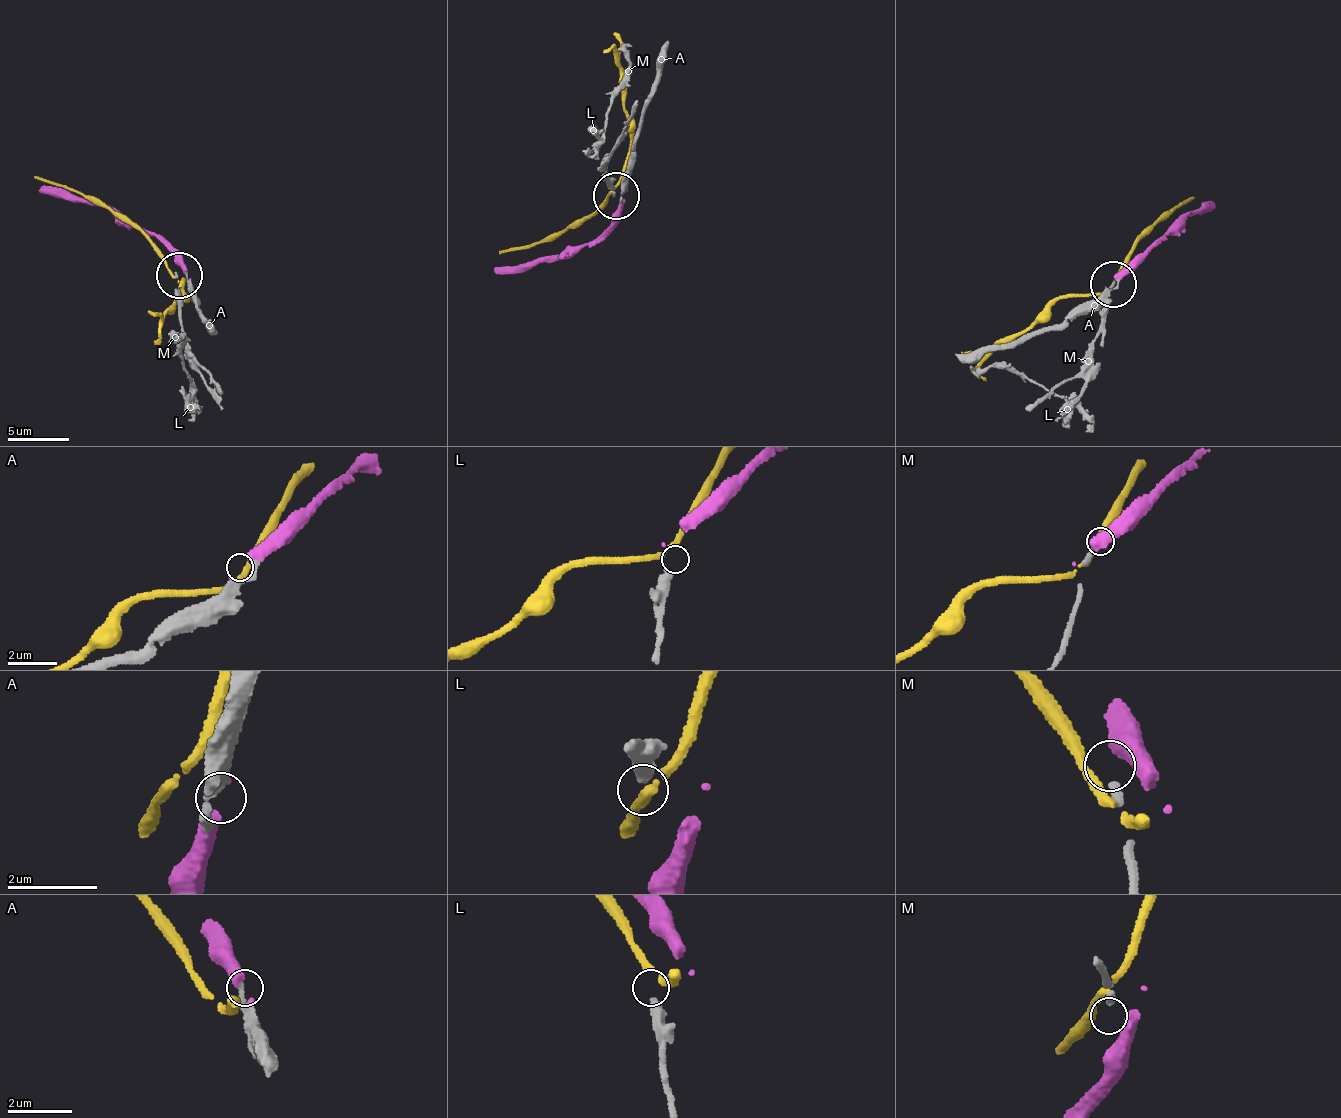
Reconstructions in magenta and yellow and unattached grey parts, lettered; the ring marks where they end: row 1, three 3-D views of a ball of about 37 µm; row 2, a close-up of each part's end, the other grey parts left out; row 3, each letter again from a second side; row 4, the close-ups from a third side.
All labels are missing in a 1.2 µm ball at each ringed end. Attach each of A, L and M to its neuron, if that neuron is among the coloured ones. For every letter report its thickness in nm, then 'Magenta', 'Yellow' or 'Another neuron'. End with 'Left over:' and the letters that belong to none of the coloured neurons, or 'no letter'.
A: Thickness 200 nm. Magenta
L: Thickness 400 nm. Another neuron
M: Thickness 160 nm. Another neuron
Left over: L, M

